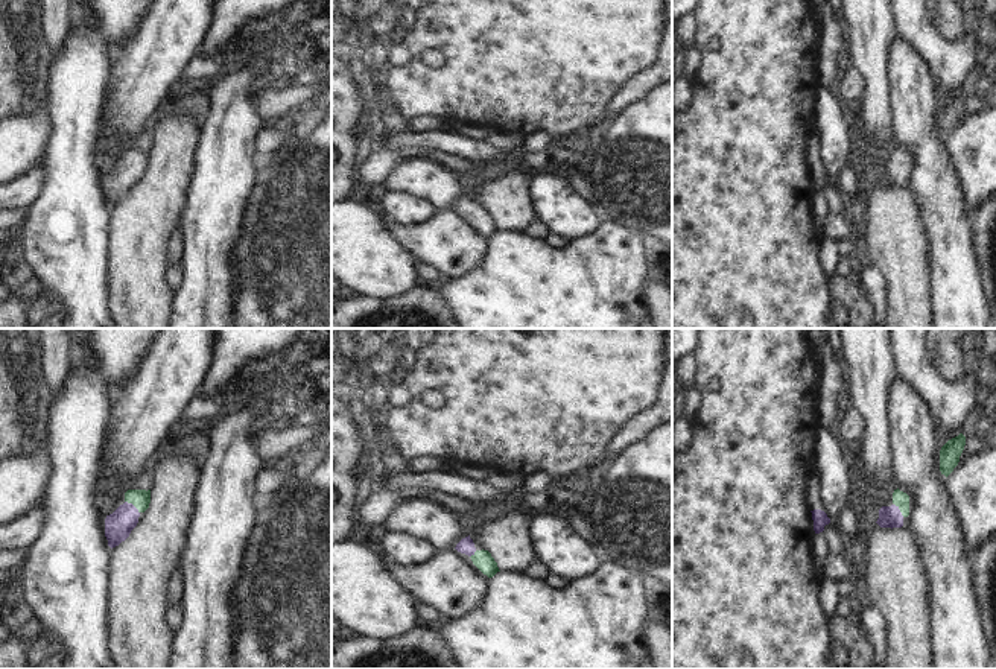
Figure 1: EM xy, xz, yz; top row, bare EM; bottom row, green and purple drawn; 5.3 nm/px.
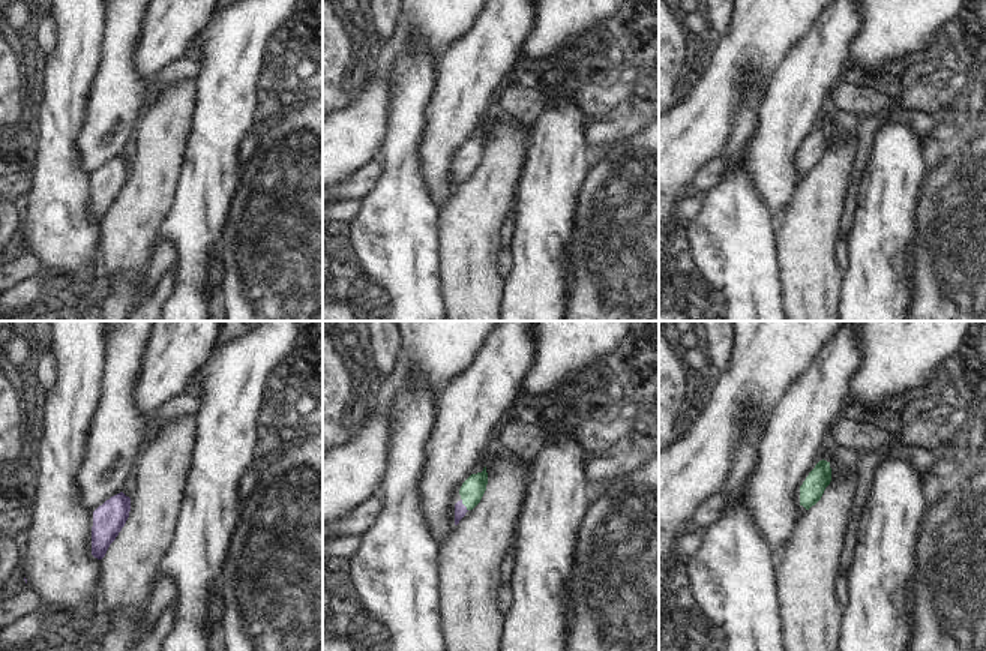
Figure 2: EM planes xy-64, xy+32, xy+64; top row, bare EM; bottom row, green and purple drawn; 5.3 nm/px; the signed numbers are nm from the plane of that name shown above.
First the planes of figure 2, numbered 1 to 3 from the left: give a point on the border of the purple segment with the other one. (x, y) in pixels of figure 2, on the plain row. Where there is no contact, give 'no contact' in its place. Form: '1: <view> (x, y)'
1: no contact
2: xy+32 (462, 167)
3: no contact

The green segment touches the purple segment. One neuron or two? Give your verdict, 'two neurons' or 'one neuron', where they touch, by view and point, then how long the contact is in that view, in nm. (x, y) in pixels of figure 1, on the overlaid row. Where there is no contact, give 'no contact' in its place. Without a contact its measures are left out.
one neuron | xy (133, 504) | 100 nm

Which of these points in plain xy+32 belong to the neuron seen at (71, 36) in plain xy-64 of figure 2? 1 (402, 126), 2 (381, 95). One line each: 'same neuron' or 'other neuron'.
1: same neuron
2: other neuron

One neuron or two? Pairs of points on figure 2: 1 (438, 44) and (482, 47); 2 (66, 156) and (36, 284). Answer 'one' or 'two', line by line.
1: two
2: two

